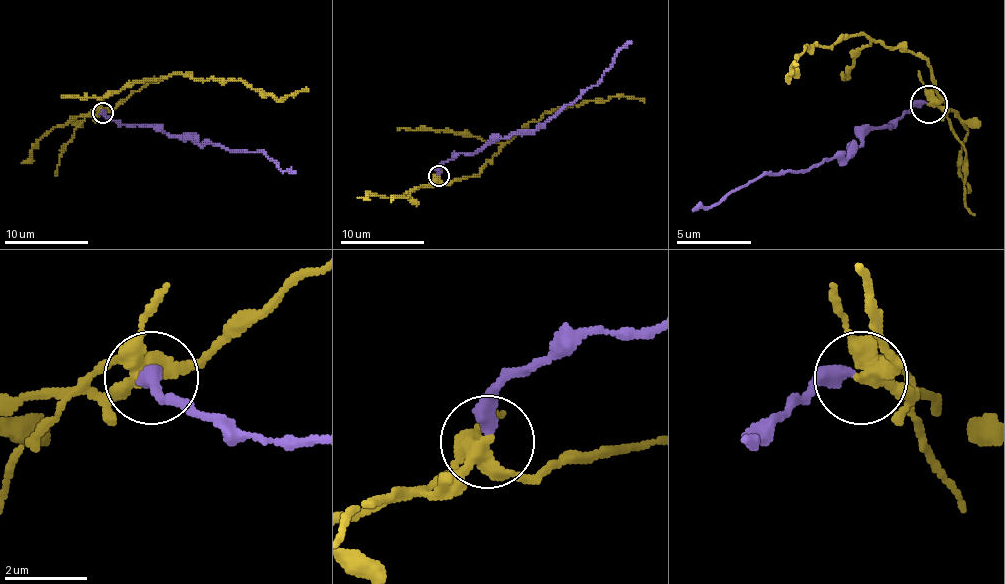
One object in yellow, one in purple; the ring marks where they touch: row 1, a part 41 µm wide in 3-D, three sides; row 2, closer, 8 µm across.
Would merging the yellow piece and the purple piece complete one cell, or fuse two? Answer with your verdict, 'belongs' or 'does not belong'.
does not belong

